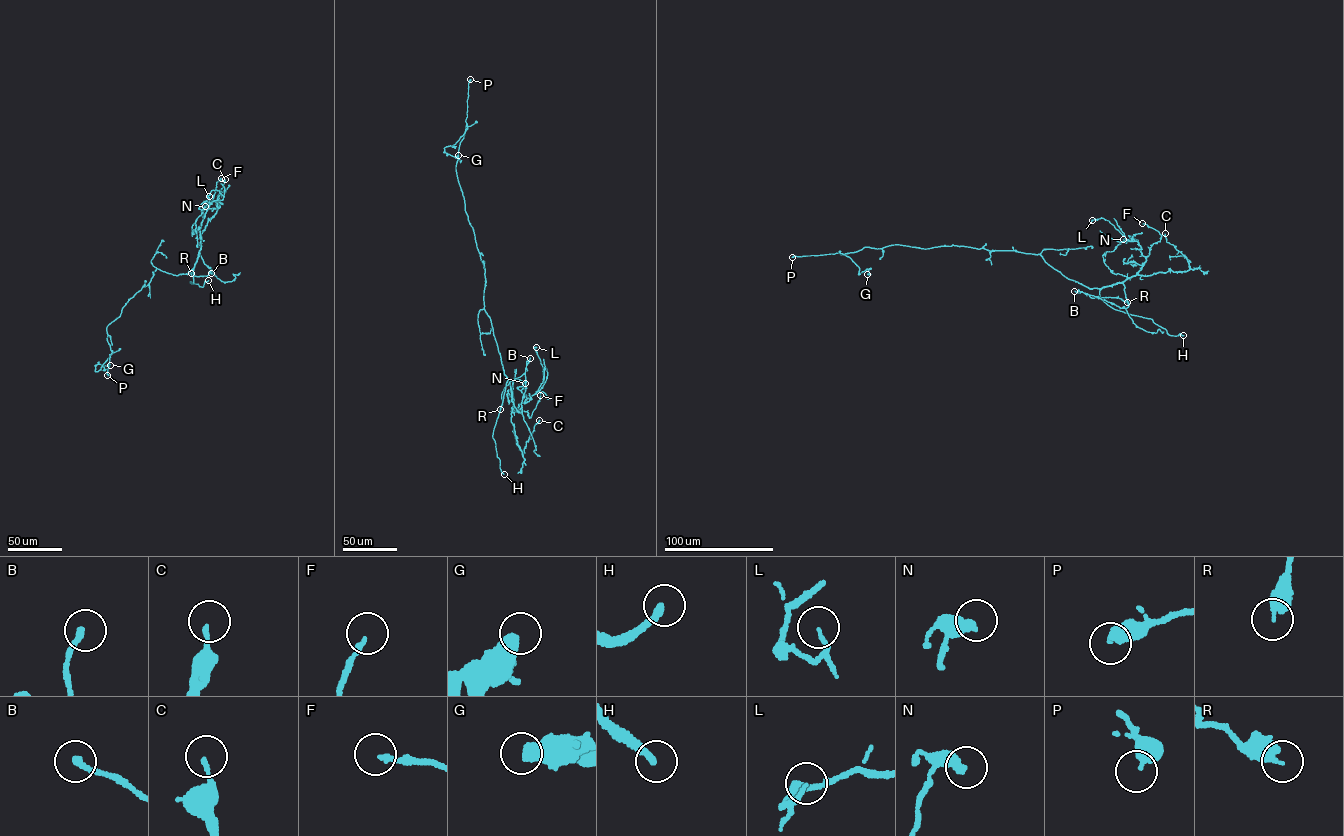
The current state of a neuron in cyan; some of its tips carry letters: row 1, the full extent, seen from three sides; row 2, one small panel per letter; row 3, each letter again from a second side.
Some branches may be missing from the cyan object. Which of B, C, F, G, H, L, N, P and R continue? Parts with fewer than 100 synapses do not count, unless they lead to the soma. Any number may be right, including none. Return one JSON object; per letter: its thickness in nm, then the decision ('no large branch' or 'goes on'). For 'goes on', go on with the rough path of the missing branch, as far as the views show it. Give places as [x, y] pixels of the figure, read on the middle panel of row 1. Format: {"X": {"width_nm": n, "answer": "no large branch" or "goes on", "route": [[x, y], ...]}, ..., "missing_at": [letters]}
{"B": {"width_nm": 200, "answer": "no large branch"}, "C": {"width_nm": 140, "answer": "no large branch"}, "F": {"width_nm": 150, "answer": "no large branch"}, "G": {"width_nm": 480, "answer": "no large branch"}, "H": {"width_nm": 240, "answer": "goes on"}, "L": {"width_nm": 110, "answer": "no large branch"}, "N": {"width_nm": 320, "answer": "no large branch"}, "P": {"width_nm": 480, "answer": "no large branch"}, "R": {"width_nm": 480, "answer": "no large branch"}, "missing_at": ["H"]}

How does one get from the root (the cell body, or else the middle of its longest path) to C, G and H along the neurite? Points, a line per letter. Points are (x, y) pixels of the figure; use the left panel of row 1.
C: (153, 274), (156, 268), (176, 275), (193, 268), (201, 233), (216, 213), (217, 196), (225, 179)
G: (153, 274), (107, 327), (112, 352), (95, 371), (97, 364), (110, 365)
H: (153, 274), (156, 268), (176, 275), (187, 274), (193, 268), (194, 283), (190, 283), (202, 287), (208, 280)

